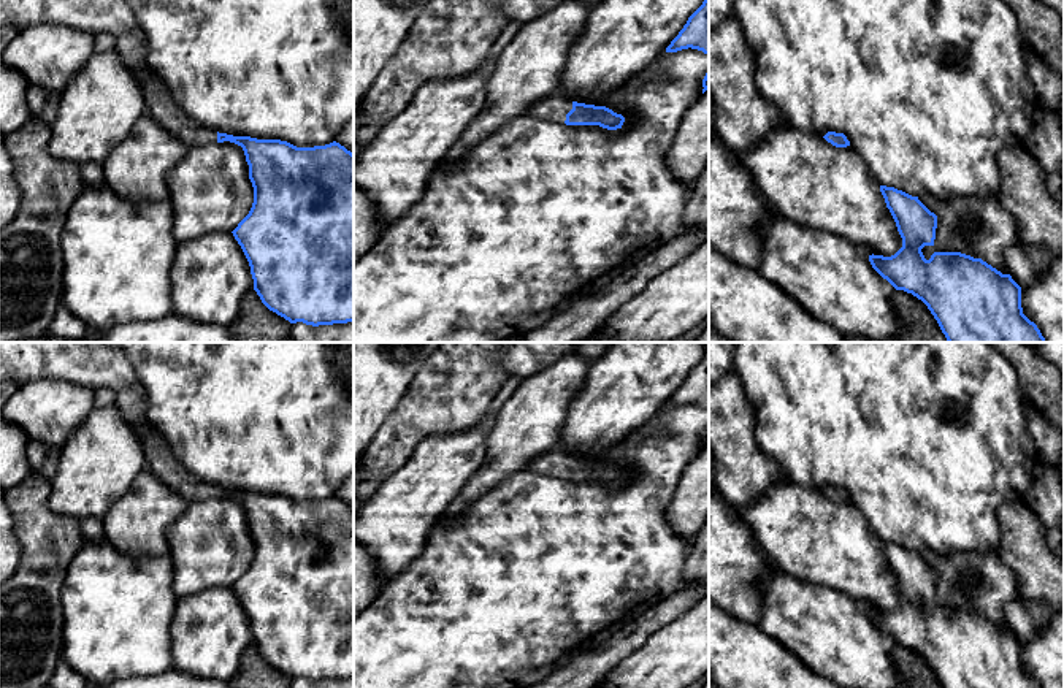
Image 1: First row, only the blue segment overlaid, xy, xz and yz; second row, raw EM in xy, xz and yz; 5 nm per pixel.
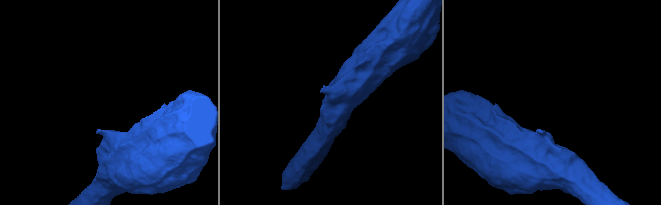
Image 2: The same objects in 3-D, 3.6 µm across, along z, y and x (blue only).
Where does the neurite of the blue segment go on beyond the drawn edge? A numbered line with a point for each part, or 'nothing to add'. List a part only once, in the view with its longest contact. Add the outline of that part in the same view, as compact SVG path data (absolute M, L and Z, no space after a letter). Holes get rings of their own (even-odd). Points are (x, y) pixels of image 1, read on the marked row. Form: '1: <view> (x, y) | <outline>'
1: xz (555, 107) | M558 92L550 94L547 98L538 101L528 109L528 116L565 124L566 114L572 109L572 101L560 95Z

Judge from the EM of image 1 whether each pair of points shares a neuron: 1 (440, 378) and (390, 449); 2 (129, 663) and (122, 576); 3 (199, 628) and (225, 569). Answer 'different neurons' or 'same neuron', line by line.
1: same neuron
2: same neuron
3: different neurons

